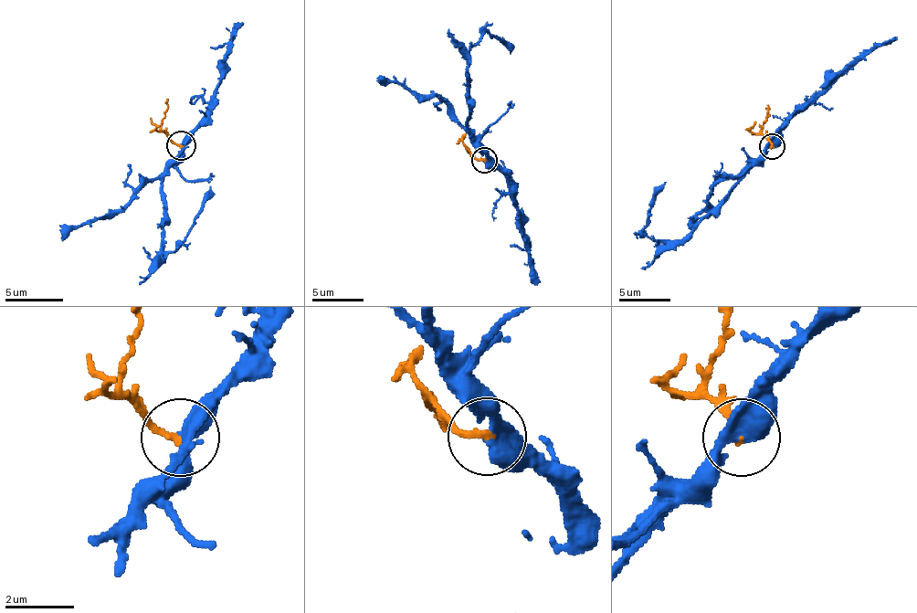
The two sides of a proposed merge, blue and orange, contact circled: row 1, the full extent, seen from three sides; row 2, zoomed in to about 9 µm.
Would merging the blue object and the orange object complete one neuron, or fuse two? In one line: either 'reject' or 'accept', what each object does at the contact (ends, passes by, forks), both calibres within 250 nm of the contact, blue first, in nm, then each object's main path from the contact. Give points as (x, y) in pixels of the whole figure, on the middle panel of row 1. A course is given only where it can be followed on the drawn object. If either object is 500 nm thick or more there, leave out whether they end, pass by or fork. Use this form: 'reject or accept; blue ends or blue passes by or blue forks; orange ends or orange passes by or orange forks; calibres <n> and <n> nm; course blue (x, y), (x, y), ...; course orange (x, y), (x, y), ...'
accept; blue passes by; orange ends; calibres 400 and 200 nm; course blue (484, 160), (486, 152), (469, 133), (469, 49), (484, 34), (501, 41), (510, 54); course orange (484, 160), (473, 154)

